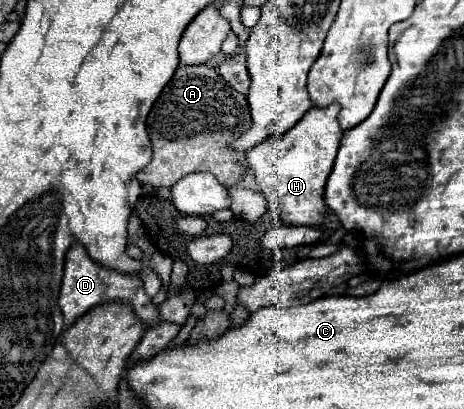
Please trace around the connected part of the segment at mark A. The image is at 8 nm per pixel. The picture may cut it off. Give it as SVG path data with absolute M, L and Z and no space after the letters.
M178 66L148 116L148 134L154 156L138 180L154 190L172 186L192 172L210 172L226 188L238 184L250 170L244 152L234 152L230 144L252 124L250 106L244 94L236 92L214 68Z

